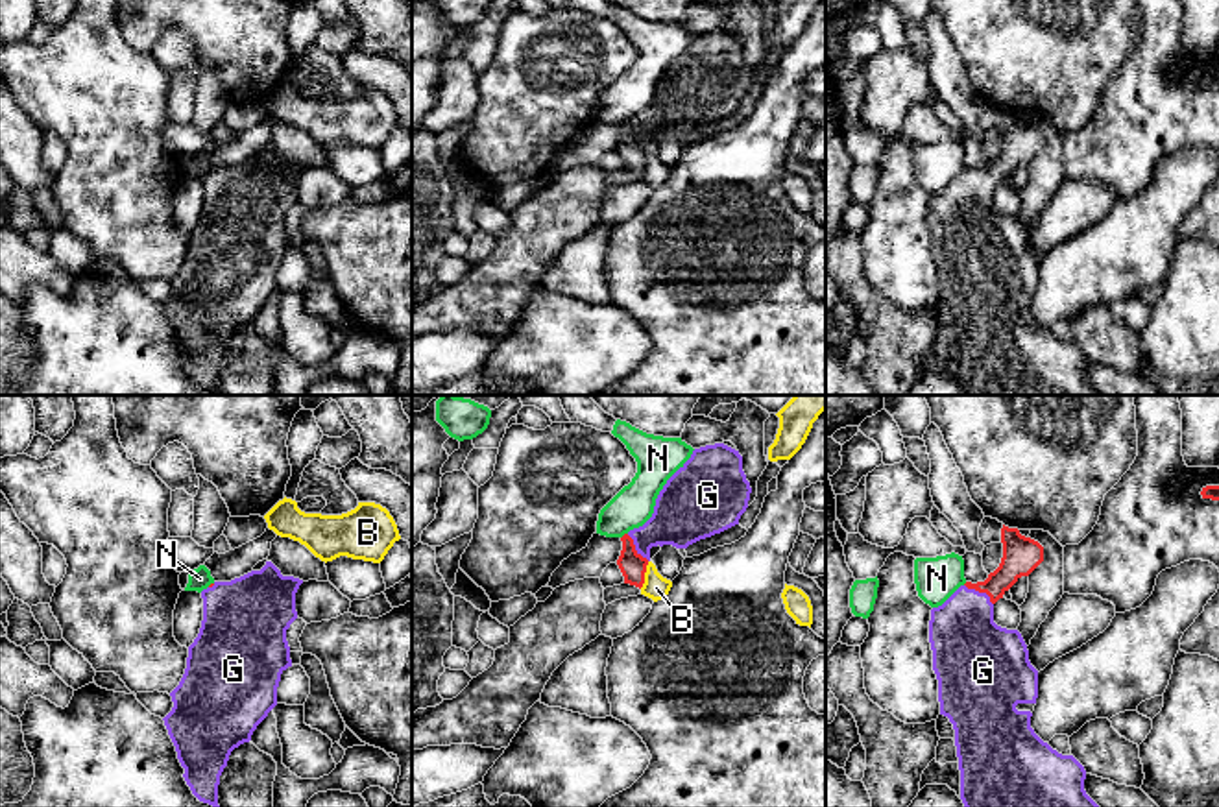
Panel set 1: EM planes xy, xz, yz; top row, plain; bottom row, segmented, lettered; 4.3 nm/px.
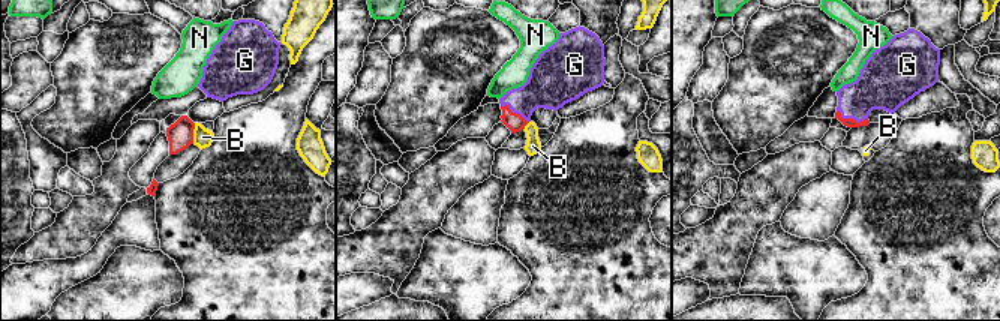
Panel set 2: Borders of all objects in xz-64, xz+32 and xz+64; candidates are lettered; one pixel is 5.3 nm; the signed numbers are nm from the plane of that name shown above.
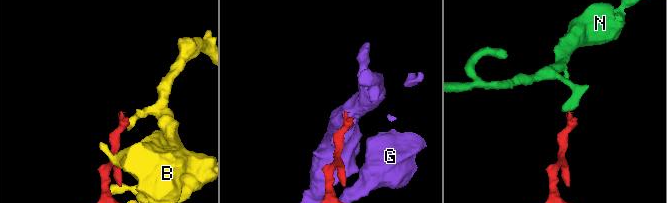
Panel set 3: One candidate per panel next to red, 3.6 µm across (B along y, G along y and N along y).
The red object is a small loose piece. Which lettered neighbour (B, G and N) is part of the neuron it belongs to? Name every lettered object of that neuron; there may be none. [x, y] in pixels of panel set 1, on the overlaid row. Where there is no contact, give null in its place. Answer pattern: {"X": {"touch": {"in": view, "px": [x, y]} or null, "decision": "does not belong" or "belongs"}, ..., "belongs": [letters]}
{"B": {"touch": {"in": "xz", "px": [643, 575]}, "decision": "does not belong"}, "G": {"touch": {"in": "yz", "px": [981, 591]}, "decision": "belongs"}, "N": {"touch": {"in": "xz", "px": [623, 536]}, "decision": "does not belong"}, "belongs": ["G"]}

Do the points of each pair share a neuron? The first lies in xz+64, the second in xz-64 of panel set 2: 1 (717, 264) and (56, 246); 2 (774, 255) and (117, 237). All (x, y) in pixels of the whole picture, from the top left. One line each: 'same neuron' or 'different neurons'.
1: same neuron
2: different neurons

